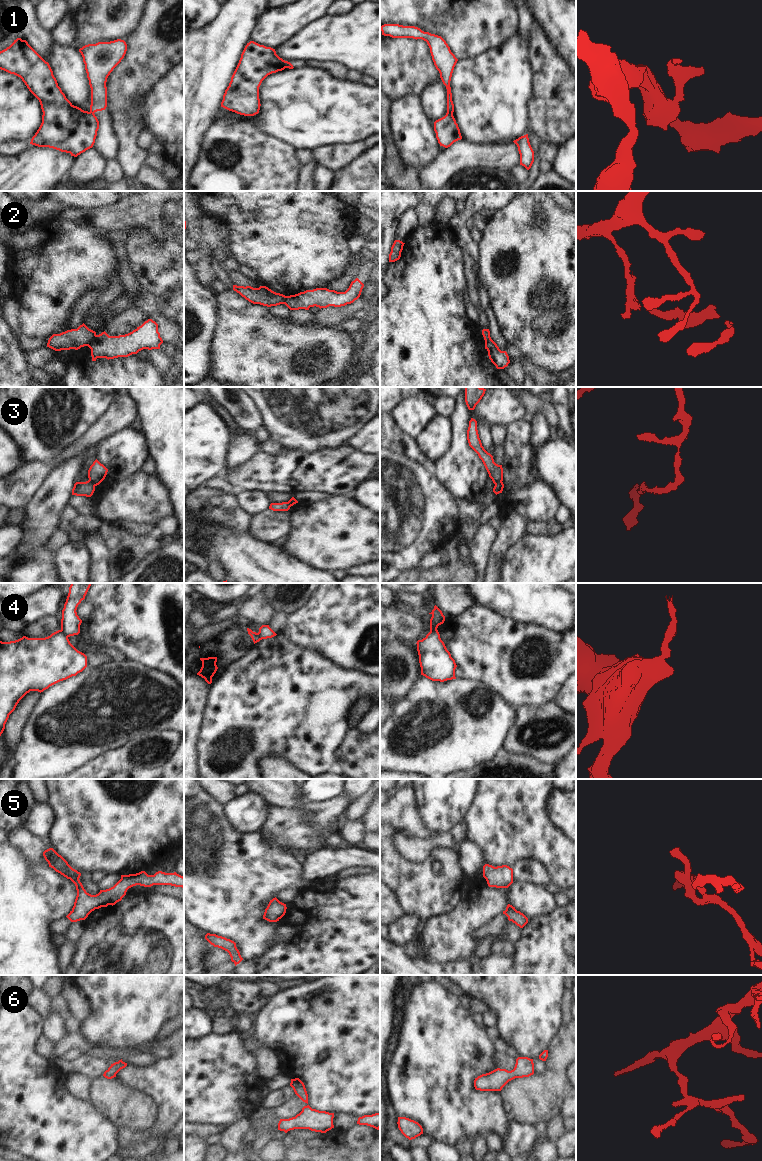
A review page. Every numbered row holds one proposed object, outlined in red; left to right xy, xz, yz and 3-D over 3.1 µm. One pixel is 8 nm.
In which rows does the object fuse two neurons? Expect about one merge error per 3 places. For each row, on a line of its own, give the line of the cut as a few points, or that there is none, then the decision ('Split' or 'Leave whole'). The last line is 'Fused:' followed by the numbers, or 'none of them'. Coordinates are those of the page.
1: Split along yz (447, 112), (452, 114). Split
2: Split along xy (95, 334), (94, 338), (87, 345). Split
3: Split along xy (88, 480), (95, 485). Split
4: Split along yz (436, 629), (428, 634). Split
5: No split. Leave whole
6: No split. Leave whole
Fused: 1, 2, 3, 4

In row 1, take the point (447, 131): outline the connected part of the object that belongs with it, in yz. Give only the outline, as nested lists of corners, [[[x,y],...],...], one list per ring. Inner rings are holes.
[[[453,114],[446,115],[434,122],[434,131],[440,146],[450,147],[454,142],[461,140],[460,129]]]

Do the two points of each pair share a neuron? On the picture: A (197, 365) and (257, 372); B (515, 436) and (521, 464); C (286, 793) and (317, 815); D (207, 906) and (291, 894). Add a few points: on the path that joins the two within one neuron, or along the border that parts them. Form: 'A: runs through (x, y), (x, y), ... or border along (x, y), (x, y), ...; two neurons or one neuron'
A: border along (215, 339), (212, 344), (212, 362); two neurons
B: runs through (517, 443), (518, 457); one neuron
C: runs through (291, 801), (297, 807), (309, 809); one neuron
D: border along (298, 890), (295, 888), (283, 888), (275, 896); two neurons

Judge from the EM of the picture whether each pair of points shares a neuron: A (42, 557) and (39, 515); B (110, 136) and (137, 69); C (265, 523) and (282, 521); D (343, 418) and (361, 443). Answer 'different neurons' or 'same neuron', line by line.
A: same neuron
B: different neurons
C: same neuron
D: different neurons

